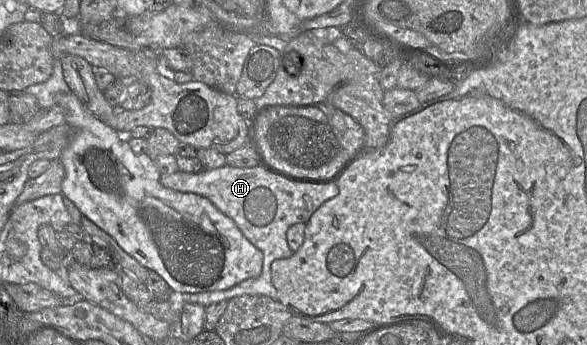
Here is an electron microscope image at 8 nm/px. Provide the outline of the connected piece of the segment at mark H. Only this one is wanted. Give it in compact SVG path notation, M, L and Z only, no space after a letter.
M225 165L221 168L204 170L197 174L178 171L162 175L161 184L176 191L195 193L209 199L217 209L231 218L242 234L263 253L262 272L257 278L247 279L236 286L222 291L204 293L175 293L176 302L195 303L207 307L213 303L229 301L241 295L264 295L278 300L276 288L272 284L271 265L276 259L293 255L286 232L297 223L306 224L311 215L327 200L338 192L336 183L312 184L288 181L267 172L257 165L251 168L237 168Z

